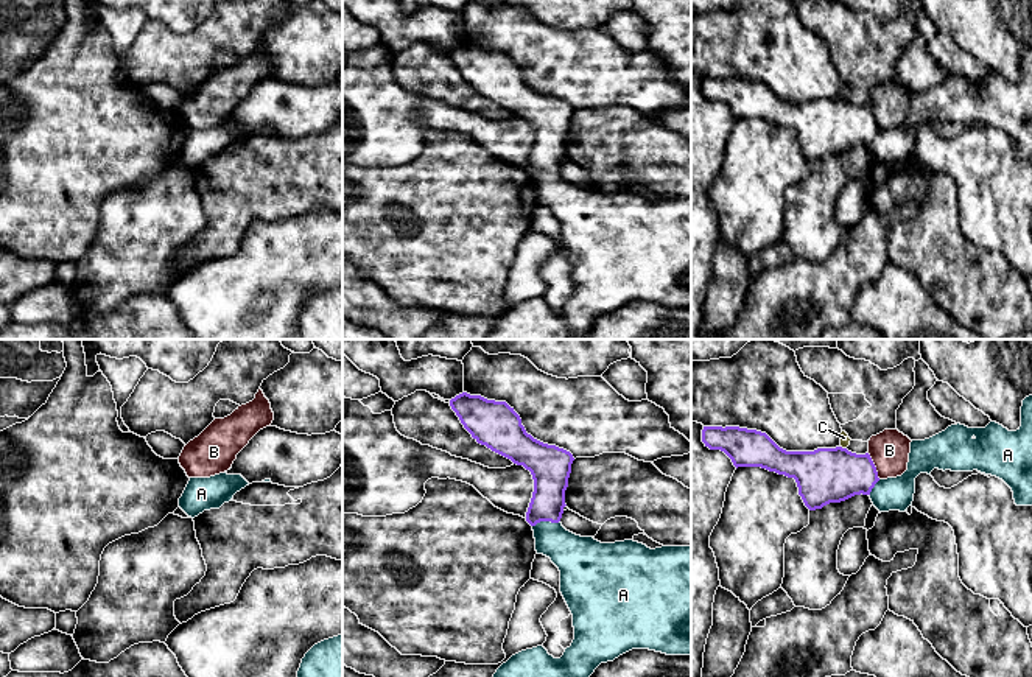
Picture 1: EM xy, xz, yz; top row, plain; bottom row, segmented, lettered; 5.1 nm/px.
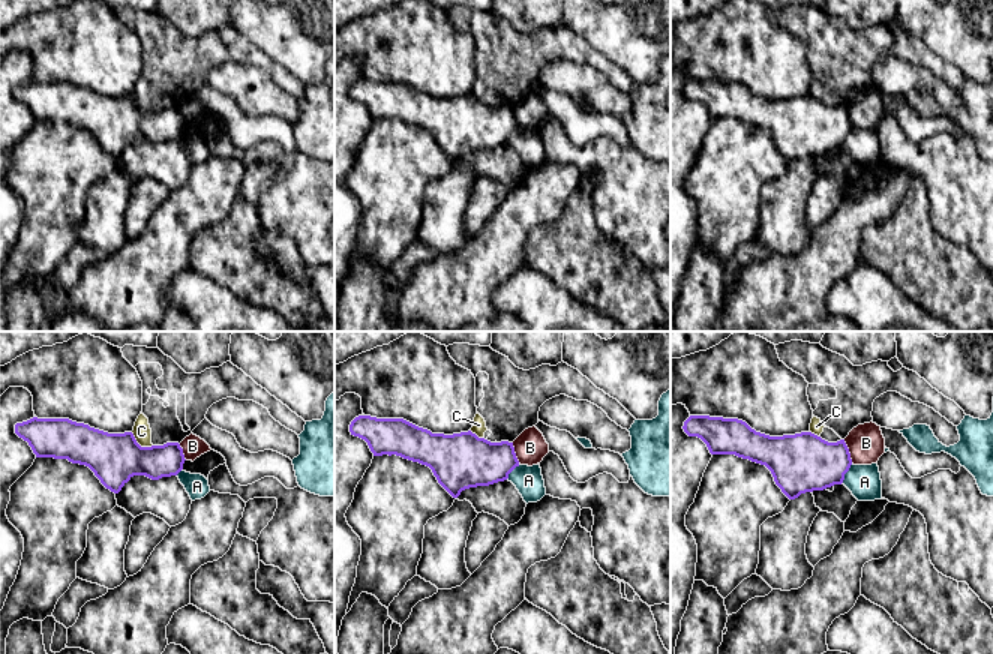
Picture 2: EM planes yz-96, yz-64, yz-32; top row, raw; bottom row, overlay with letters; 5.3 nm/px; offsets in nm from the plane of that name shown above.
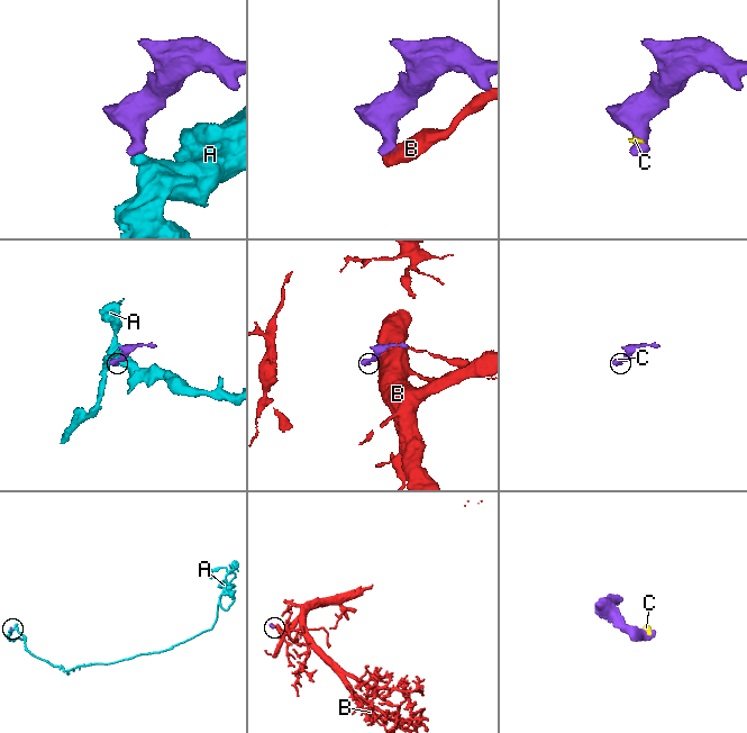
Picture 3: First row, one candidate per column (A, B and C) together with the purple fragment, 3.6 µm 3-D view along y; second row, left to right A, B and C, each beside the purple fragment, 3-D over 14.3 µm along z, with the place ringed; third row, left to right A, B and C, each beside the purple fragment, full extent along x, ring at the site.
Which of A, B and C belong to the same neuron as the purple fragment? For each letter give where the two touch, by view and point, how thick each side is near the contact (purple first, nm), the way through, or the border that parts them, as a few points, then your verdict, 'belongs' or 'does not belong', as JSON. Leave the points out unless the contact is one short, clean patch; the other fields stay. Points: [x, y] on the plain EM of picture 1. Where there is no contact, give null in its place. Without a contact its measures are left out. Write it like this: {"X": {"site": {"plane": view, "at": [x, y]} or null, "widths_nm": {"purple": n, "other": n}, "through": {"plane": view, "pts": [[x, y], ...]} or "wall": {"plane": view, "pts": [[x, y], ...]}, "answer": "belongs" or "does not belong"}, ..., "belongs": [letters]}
{"A": {"site": {"plane": "xz", "at": [545, 171]}, "widths_nm": {"purple": 190, "other": 220}, "wall": {"plane": "xz", "pts": [[559, 171], [537, 173], [533, 178]]}, "answer": "does not belong"}, "B": {"site": {"plane": "yz", "at": [874, 117]}, "widths_nm": {"purple": 280, "other": 200}, "answer": "does not belong"}, "C": {"site": {"plane": "yz", "at": [844, 100]}, "widths_nm": {"purple": 280, "other": 50}, "wall": {"plane": "yz", "pts": [[841, 97], [845, 100]]}, "answer": "does not belong"}, "belongs": []}

